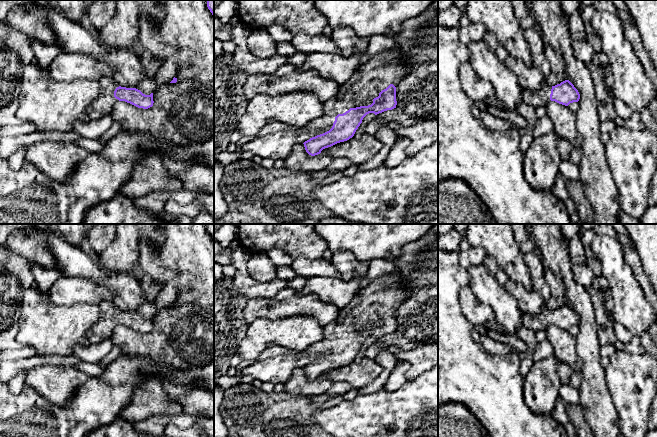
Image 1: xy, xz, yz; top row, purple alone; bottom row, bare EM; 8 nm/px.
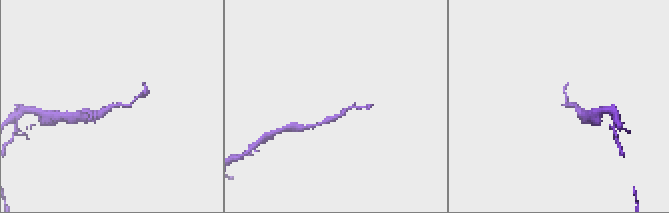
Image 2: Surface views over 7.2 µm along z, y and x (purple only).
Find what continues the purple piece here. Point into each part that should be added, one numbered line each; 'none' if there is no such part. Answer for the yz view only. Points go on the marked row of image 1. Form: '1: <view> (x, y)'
1: yz (540, 97)

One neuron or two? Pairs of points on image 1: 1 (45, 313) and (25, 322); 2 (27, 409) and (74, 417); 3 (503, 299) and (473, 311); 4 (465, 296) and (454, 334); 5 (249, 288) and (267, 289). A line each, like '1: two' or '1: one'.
1: one
2: one
3: two
4: two
5: one

